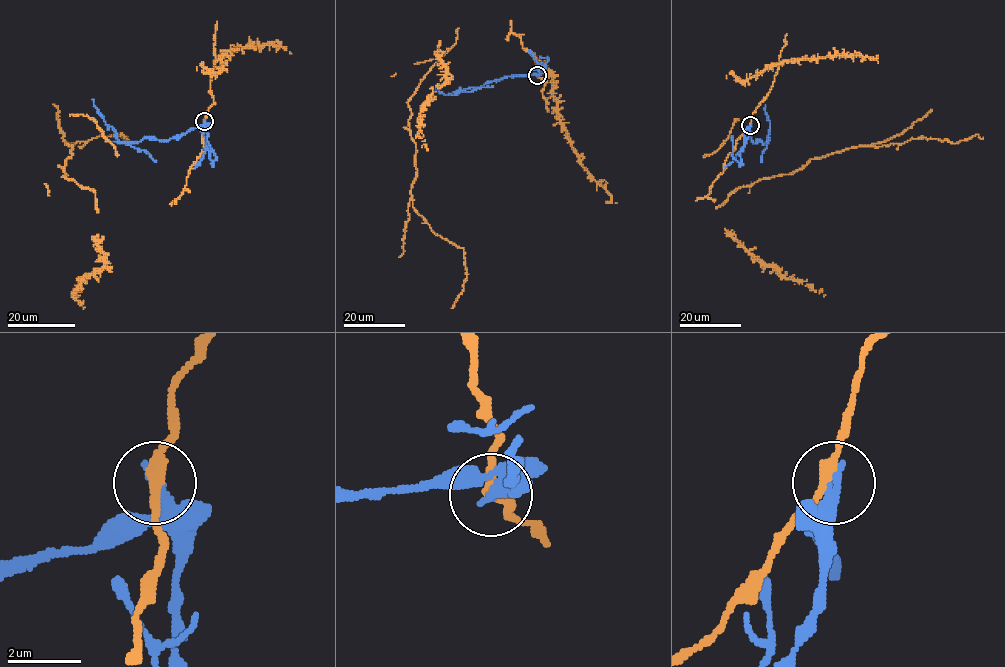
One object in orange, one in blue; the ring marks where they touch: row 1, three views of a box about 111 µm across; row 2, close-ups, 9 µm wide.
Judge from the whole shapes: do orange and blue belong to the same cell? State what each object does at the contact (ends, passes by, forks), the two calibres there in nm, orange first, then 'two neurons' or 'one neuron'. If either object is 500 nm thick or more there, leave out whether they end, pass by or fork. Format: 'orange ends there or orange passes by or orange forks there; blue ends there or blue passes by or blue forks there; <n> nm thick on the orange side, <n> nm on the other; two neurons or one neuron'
orange passes by; blue ends there; 280 nm thick on the orange side, 360 nm on the other; two neurons

